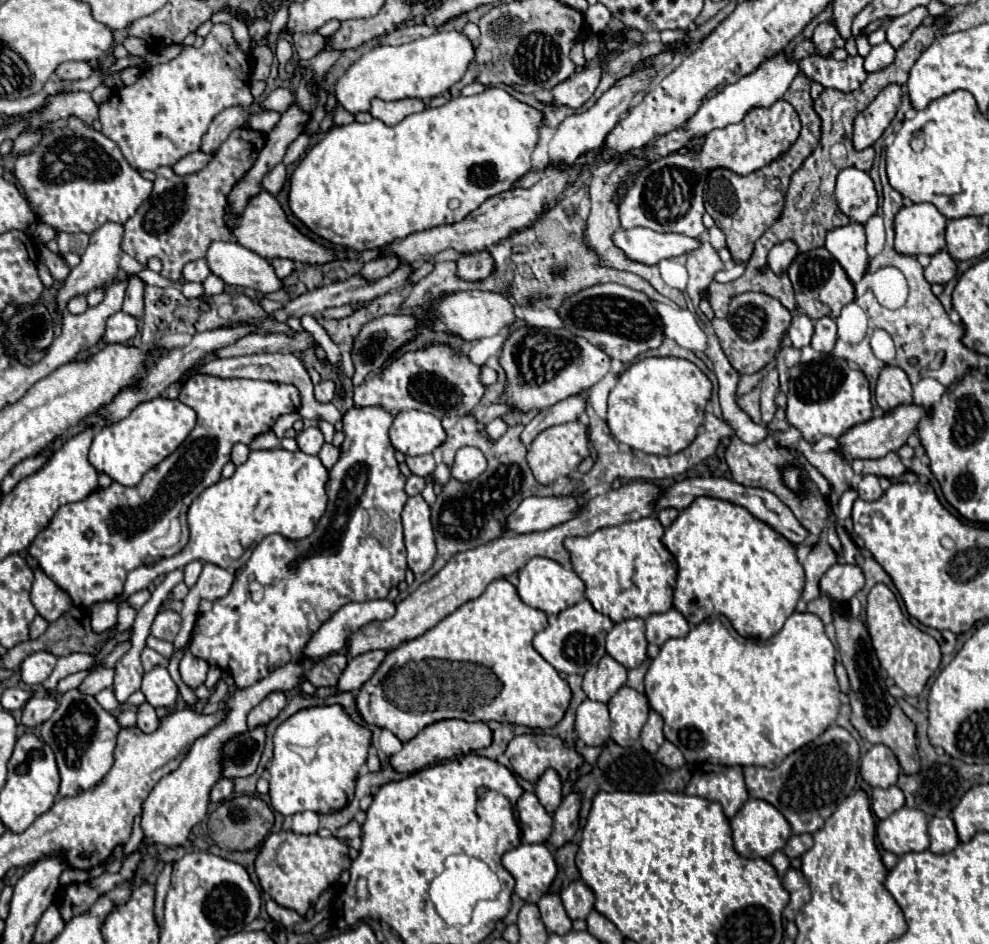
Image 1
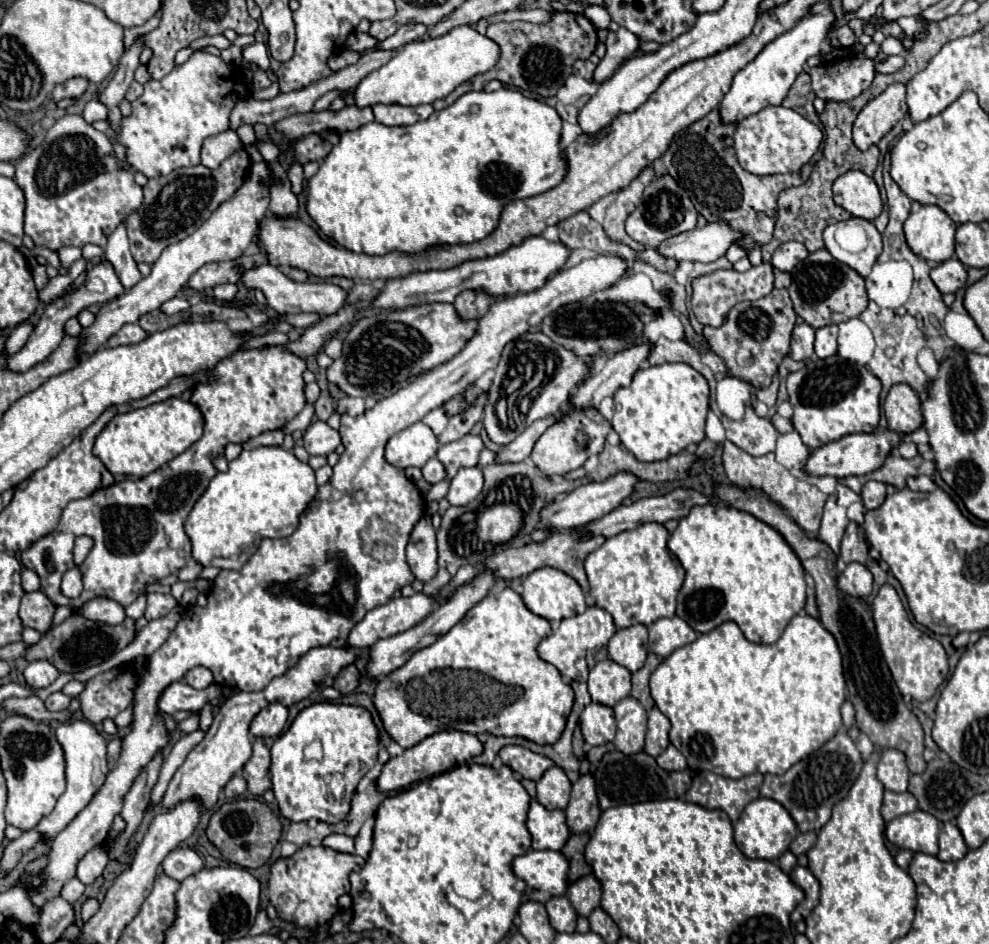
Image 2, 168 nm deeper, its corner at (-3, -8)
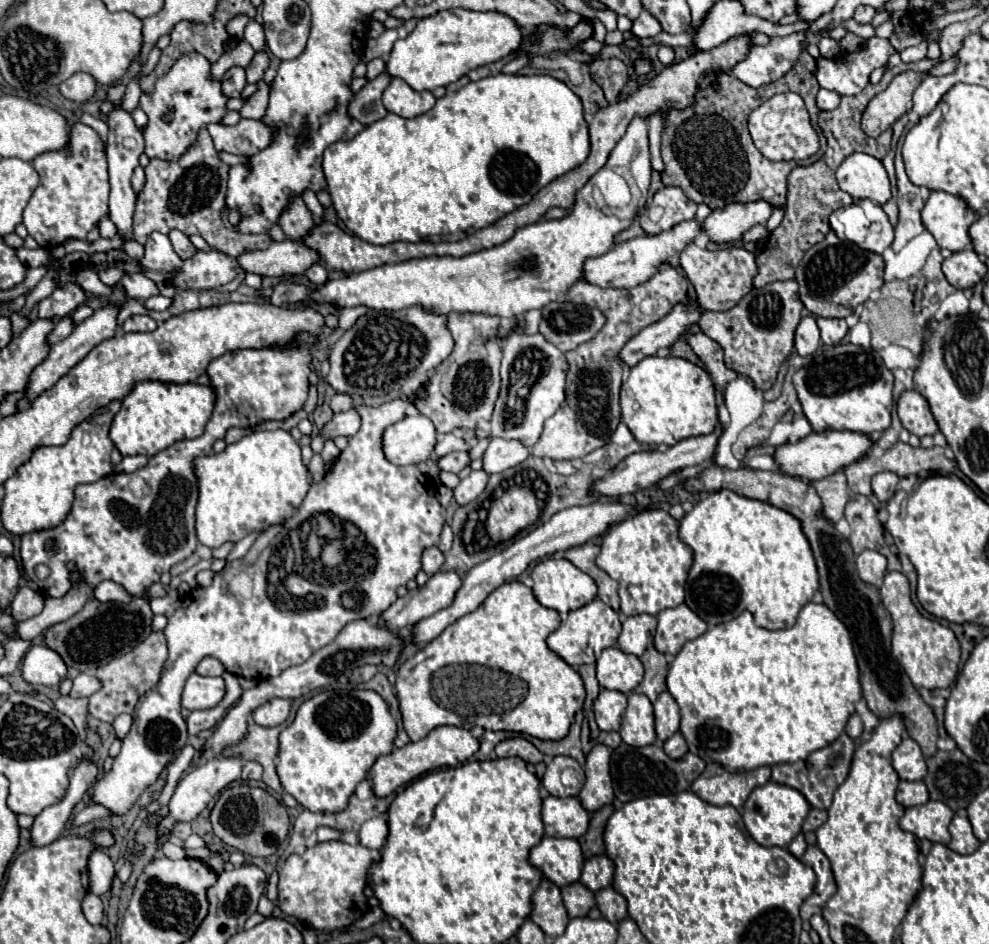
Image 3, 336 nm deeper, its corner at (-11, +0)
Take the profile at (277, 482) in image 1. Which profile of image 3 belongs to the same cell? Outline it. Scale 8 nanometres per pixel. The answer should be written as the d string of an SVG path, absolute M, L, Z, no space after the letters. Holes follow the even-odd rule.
M256 430L218 454L194 458L198 478L196 534L210 548L226 540L238 542L260 524L282 524L294 516L310 488L310 472L302 464L300 446L286 430Z

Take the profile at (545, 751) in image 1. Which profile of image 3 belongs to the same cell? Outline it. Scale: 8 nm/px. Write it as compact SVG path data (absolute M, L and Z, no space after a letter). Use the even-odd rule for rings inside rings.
M508 738L508 740L502 740L496 748L496 756L498 758L506 758L506 756L520 756L524 762L530 762L530 764L536 764L536 762L542 762L542 754L540 750L536 750L528 740L524 738Z

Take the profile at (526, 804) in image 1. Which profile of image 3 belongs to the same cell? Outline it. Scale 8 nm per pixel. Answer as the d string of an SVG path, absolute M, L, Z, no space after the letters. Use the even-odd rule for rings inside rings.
M548 796L542 804L542 820L546 836L580 838L588 830L590 814L584 810L578 796Z

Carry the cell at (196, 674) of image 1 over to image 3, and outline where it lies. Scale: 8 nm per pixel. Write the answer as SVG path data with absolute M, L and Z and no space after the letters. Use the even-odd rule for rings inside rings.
M208 656L208 658L200 660L200 664L196 666L196 672L198 672L200 676L222 676L224 666L222 666L222 662L220 662L218 658Z

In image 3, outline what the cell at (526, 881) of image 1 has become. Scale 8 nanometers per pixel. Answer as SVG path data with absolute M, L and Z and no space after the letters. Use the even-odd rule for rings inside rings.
M544 836L542 842L530 850L530 864L562 888L580 880L584 856L576 838Z

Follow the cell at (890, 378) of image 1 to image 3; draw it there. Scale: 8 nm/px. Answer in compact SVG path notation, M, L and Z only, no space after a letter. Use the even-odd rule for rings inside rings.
M908 390L900 396L898 416L900 416L902 426L910 434L916 434L918 438L928 436L928 434L932 436L932 434L938 432L938 424L936 424L932 412L930 412L926 398L916 390Z

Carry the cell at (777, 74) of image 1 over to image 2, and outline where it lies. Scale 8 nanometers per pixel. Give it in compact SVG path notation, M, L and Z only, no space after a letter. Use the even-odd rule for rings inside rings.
M810 14L802 18L790 32L778 36L770 44L764 46L764 50L746 66L742 68L732 82L730 92L722 98L720 104L720 122L722 124L736 124L752 114L758 114L760 110L768 106L780 106L786 98L788 90L792 88L796 76L804 70L806 60L814 54L818 54L824 48L826 32L832 26L834 16L828 14Z

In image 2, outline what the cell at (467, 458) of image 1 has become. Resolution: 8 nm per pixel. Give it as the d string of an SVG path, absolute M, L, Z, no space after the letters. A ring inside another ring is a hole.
M478 466L460 468L460 472L454 476L450 484L448 500L452 506L464 506L482 492L482 486L484 486L484 476Z

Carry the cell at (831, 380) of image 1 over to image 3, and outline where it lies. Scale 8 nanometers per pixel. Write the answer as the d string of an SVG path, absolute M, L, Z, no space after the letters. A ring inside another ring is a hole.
M850 342L824 346L814 354L814 360L792 376L804 416L814 432L850 430L860 434L884 432L890 428L894 376L884 366L880 354L872 348L864 350Z

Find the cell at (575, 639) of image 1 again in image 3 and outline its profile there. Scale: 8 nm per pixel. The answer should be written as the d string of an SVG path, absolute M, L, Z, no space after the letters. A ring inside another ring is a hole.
M594 598L590 604L578 608L578 610L572 610L566 618L566 622L554 630L550 636L548 636L548 646L550 650L554 650L560 658L564 658L570 666L578 666L578 664L584 664L586 662L586 650L590 648L594 652L594 658L596 654L600 654L604 648L612 646L614 640L620 636L620 616L608 608L608 604L604 604L600 598Z

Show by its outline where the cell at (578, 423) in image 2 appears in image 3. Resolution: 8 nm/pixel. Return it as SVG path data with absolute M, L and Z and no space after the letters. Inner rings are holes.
M666 266L662 274L648 280L648 284L640 284L640 288L600 288L586 280L578 280L568 290L566 302L598 308L606 316L606 324L592 340L580 344L576 350L566 352L566 402L556 410L554 416L544 422L544 432L532 446L534 456L574 460L584 458L594 448L610 442L610 426L616 430L620 424L618 394L626 366L620 358L620 350L632 336L636 336L636 332L640 332L640 328L646 328L648 324L660 320L674 308L674 304L682 300L686 300L686 278L672 266Z

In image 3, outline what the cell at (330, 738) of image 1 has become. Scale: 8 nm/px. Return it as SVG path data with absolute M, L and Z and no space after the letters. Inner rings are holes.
M326 690L302 702L294 722L280 734L280 754L276 772L288 794L310 812L342 812L358 782L368 776L368 768L378 756L394 750L396 722L390 716L388 704L374 690Z

